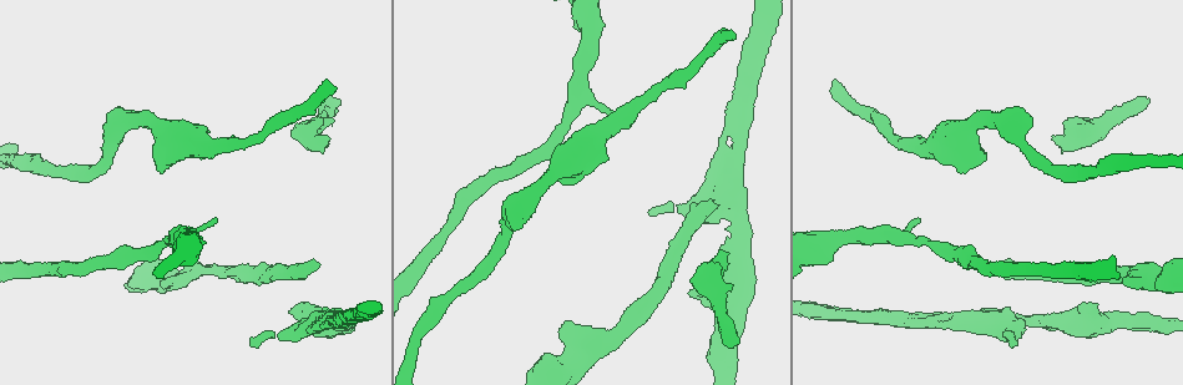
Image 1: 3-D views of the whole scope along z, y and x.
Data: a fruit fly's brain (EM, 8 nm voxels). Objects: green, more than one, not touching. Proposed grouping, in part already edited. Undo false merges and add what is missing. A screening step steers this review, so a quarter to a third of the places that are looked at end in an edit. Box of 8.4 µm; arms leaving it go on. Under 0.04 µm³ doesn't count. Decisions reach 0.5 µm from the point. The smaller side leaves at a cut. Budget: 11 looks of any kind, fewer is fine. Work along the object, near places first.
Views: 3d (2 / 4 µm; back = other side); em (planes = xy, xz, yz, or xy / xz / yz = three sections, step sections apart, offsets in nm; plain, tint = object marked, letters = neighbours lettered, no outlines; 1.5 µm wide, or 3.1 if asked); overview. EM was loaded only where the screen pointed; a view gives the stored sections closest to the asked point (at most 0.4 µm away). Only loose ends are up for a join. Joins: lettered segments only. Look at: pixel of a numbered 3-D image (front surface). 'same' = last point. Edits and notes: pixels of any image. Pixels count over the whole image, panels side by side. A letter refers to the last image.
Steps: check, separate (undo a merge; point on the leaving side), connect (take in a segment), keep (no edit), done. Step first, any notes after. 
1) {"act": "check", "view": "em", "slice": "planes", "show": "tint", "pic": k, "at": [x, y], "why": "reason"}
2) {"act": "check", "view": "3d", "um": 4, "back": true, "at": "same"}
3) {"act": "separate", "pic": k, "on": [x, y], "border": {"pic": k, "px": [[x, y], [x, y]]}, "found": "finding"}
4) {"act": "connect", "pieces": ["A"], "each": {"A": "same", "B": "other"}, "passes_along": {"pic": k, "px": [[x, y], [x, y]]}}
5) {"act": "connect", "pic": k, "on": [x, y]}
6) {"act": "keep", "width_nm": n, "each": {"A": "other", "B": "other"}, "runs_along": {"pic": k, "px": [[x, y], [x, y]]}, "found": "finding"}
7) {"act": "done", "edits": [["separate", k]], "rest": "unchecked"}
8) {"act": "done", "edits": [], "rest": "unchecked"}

{"act": "check", "view": "em", "slice": "planes", "show": "letters", "pic": 1, "at": [318, 266], "why": "long arm stops here"}

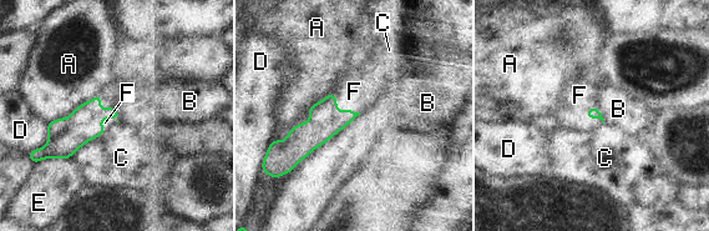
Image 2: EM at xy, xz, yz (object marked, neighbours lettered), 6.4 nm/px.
{"act": "connect", "pieces": ["F"], "each": {"A": "other", "B": "other", "C": "other", "D": "other", "E": "other", "F": "same"}, "passes_along": {"pic": 2, "px": [[325, 121], [340, 113], [354, 91]]}, "found": "the neuron continues"}

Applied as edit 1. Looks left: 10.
{"act": "check", "view": "3d", "um": 4, "back": true, "pic": 1, "at": [920, 218], "why": "thin end"}

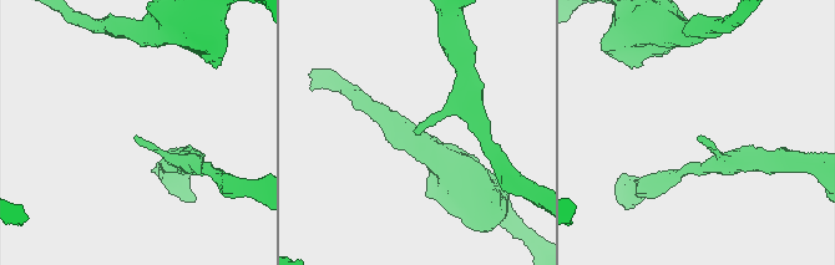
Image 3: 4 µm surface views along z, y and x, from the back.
{"act": "check", "view": "em", "slice": "planes", "show": "letters", "pic": 3, "at": [416, 135]}

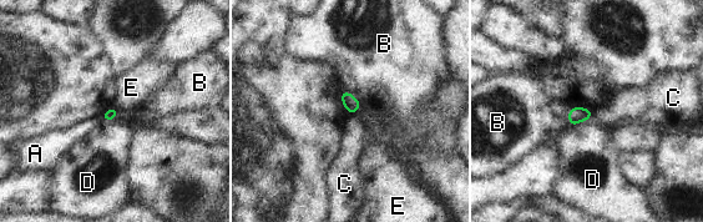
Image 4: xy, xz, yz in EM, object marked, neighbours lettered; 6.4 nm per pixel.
{"act": "keep", "each": {"A": "other", "B": "other", "C": "other", "D": "other", "E": "other"}, "border": {"pic": 4, "px": [[591, 111], [592, 117]]}, "found": "none of them fits"}

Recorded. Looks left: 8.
{"act": "check", "view": "3d", "um": 4, "pic": 1, "at": [1145, 99], "why": "branch stops here"}

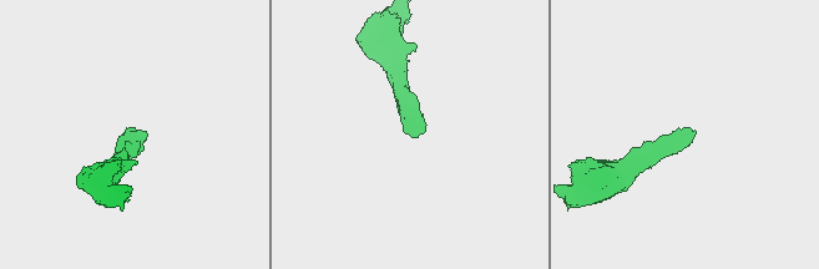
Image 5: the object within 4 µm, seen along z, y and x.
{"act": "check", "view": "em", "slice": "planes", "show": "tint", "pic": 5, "at": [145, 134], "why": "shape alone is not enough"}

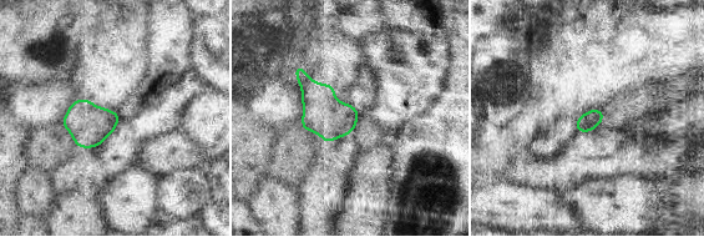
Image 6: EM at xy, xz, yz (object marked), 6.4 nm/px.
{"act": "check", "view": "em", "slice": "planes", "show": "letters", "at": "same"}

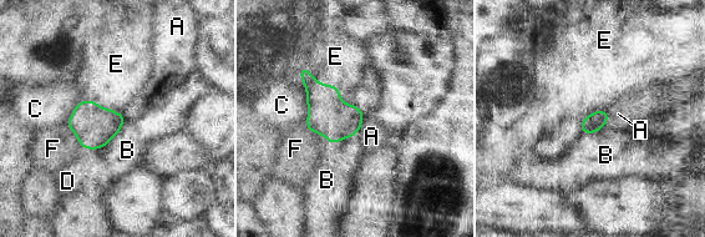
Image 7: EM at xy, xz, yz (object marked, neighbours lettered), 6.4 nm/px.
{"act": "keep", "each": {"A": "other", "B": "other", "C": "other", "D": "other", "E": "other", "F": "other"}, "border": {"pic": 7, "px": [[365, 116], [360, 127], [350, 136]]}, "found": "no lettered segment goes on from it"}

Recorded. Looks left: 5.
{"act": "check", "view": "3d", "um": 2, "pic": 1, "at": [831, 81], "why": "long arm stops here"}

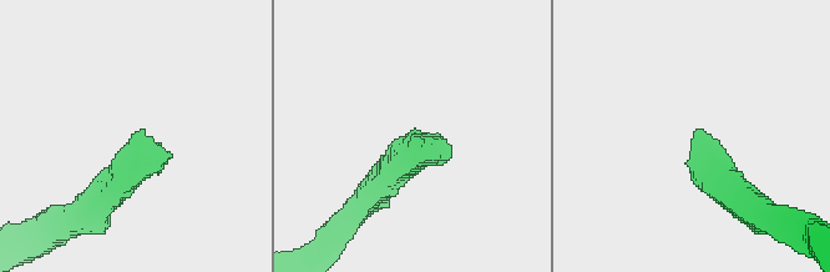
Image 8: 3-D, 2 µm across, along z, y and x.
{"act": "check", "view": "em", "slice": "planes", "show": "letters", "pic": 8, "at": [697, 129], "why": "shape alone is not enough"}

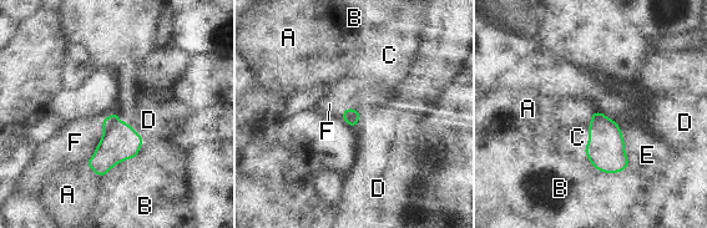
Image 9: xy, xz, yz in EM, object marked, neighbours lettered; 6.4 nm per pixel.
{"act": "connect", "pieces": ["C"], "each": {"A": "other", "B": "other", "C": "same", "D": "other", "E": "other", "F": "other"}, "found": "the neuron continues"}

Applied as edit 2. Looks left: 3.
{"act": "check", "view": "overview"}

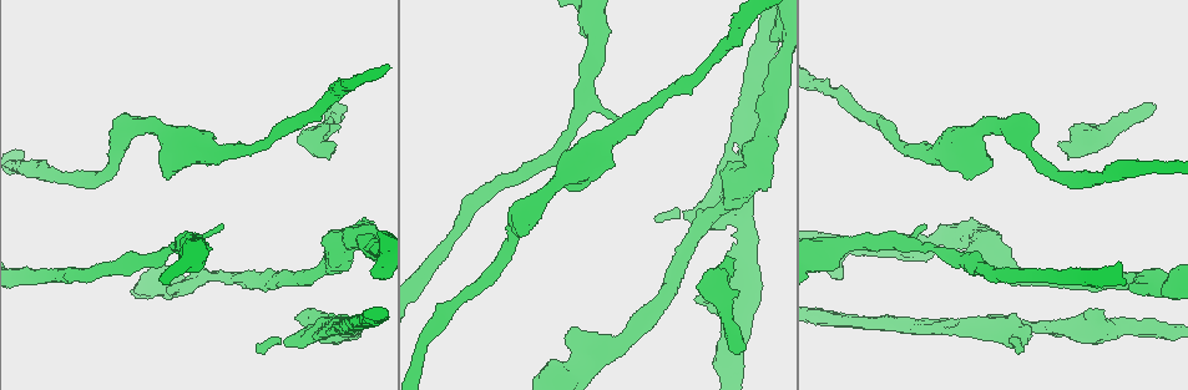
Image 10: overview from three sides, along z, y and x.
{"act": "check", "view": "3d", "um": 4, "pic": 10, "at": [295, 316], "why": "branch stops here"}

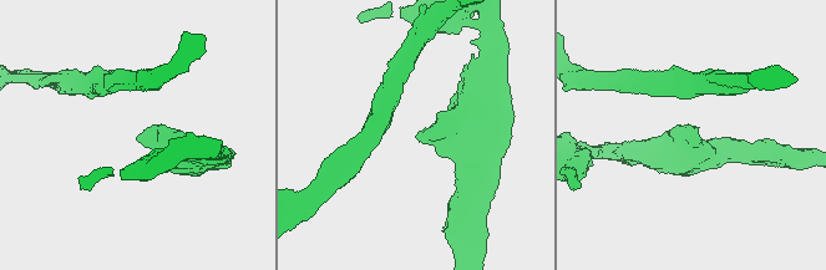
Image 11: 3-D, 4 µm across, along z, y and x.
{"act": "check", "view": "em", "slice": "planes", "show": "letters", "pic": 11, "at": [136, 140]}

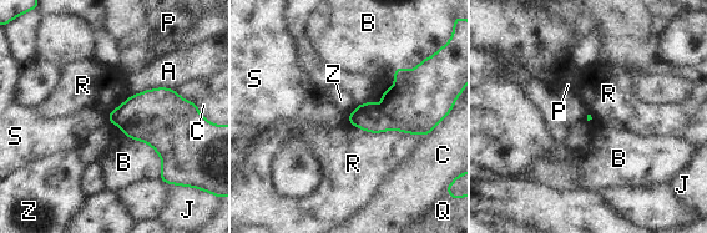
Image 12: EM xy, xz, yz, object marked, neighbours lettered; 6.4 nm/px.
{"act": "keep", "each": {"A": "other", "B": "other", "C": "other", "J": "other", "P": "other", "Q": "other", "R": "other", "S": "other", "Z": "other"}, "found": "no lettered segment goes on from it"}

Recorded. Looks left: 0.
{"act": "done", "edits": [["connect", 2], ["connect", 9]], "rest": "unchecked"}

